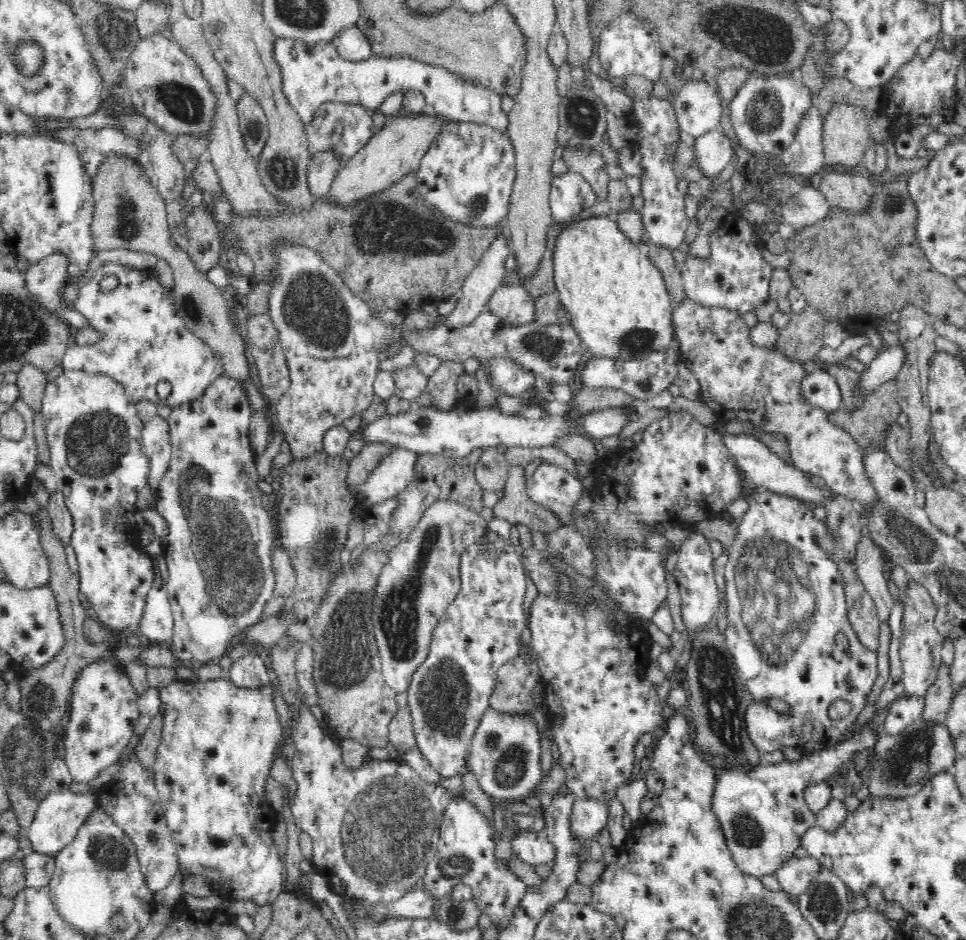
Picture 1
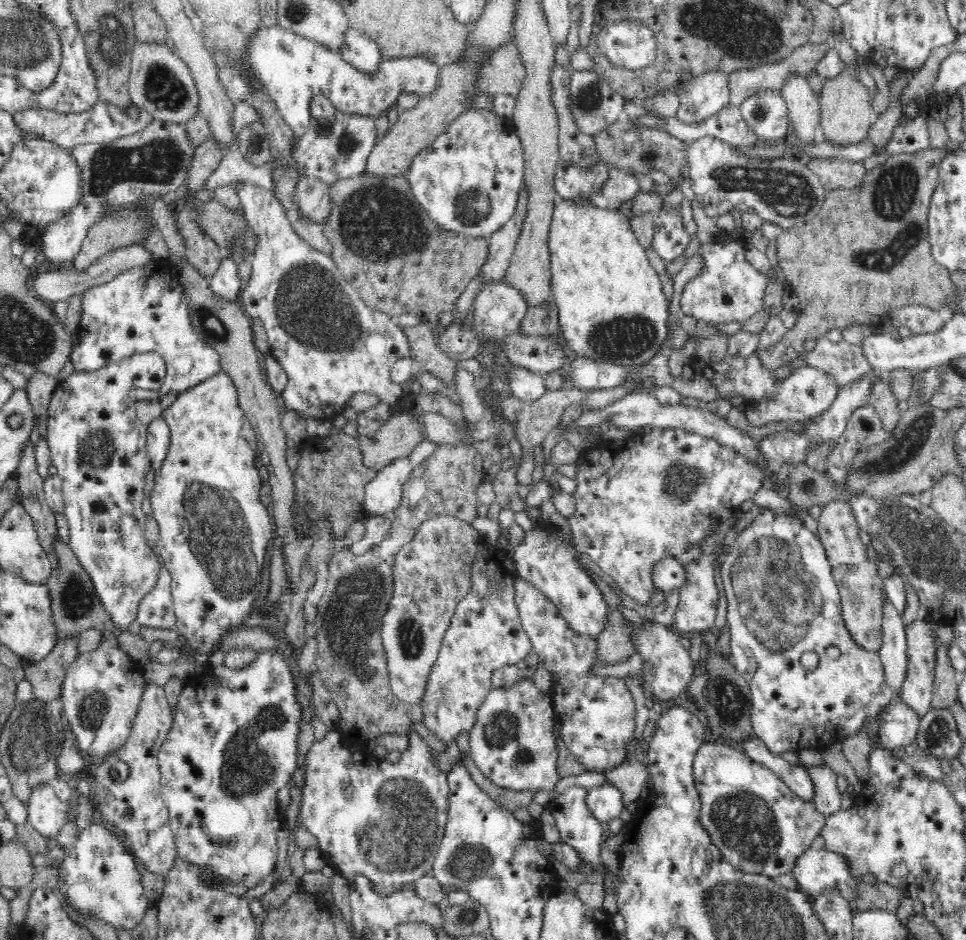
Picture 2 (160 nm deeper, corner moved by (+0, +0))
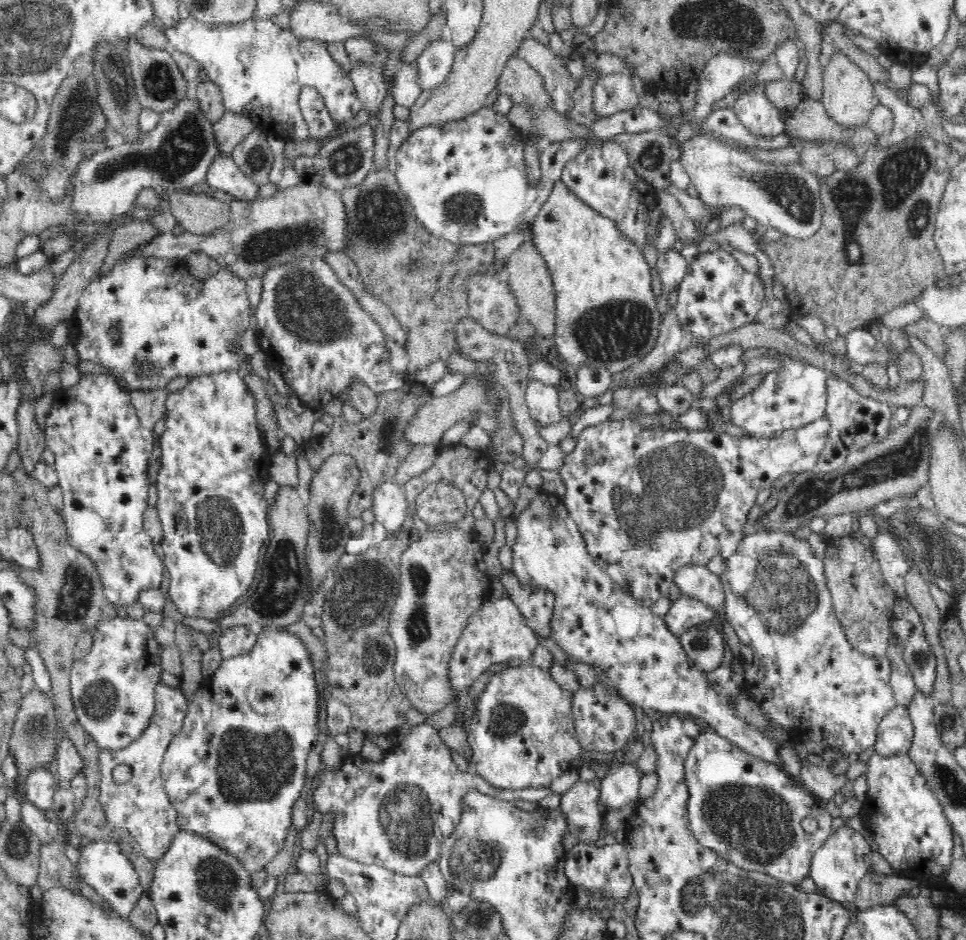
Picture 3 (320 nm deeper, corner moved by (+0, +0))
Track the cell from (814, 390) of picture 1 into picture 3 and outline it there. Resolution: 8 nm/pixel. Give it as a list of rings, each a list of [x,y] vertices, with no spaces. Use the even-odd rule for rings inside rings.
[[[768,349],[768,357],[778,359],[780,368],[770,371],[762,382],[730,406],[731,422],[747,432],[748,437],[773,437],[774,433],[801,427],[825,414],[828,374],[804,360],[794,360],[782,352]]]

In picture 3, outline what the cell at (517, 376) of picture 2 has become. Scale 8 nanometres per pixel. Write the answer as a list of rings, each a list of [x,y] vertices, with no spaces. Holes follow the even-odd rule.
[[[530,378],[525,386],[525,399],[530,416],[540,421],[540,426],[558,423],[562,420],[558,399],[559,388]]]

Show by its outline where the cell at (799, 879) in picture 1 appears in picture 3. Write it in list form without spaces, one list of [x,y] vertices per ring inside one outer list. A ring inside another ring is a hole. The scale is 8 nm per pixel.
[[[843,825],[809,858],[808,878],[816,884],[817,893],[838,903],[856,898],[860,880],[872,869],[873,853],[866,838],[856,829]]]

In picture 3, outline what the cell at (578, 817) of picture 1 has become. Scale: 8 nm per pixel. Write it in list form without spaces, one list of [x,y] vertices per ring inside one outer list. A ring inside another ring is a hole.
[[[635,763],[612,766],[597,784],[599,806],[612,811],[636,801],[641,778]]]

